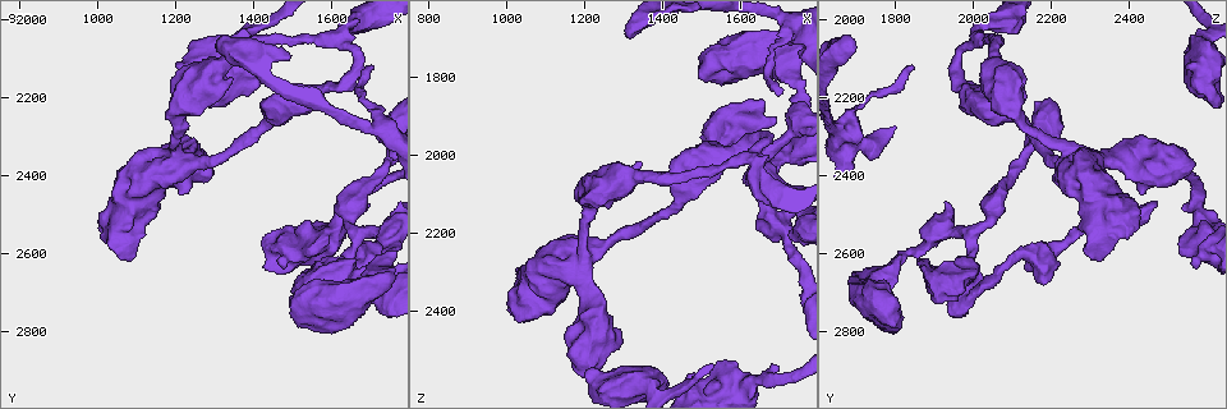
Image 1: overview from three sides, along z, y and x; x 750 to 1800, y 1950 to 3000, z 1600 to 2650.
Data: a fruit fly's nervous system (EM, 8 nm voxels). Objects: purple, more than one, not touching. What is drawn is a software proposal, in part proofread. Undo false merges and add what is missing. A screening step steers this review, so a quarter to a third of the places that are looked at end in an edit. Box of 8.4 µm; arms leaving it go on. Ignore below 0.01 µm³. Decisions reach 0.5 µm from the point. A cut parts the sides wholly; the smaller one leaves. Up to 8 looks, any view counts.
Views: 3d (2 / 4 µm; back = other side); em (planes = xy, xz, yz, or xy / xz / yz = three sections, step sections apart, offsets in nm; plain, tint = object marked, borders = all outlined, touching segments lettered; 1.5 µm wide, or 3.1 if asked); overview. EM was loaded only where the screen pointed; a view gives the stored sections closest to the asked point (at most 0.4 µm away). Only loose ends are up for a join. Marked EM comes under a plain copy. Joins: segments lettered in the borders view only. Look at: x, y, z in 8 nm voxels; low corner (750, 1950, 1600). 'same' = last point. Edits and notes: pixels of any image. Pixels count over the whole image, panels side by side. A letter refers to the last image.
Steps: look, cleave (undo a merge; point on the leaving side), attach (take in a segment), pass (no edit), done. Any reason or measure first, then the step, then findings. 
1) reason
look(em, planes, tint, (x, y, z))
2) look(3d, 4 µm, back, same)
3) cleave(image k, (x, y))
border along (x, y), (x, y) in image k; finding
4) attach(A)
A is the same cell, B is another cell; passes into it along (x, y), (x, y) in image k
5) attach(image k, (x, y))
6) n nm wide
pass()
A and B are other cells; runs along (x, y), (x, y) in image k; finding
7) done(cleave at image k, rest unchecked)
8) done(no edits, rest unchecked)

abrupt turn
look(em, planes, borders, (1055, 2510, 2365))

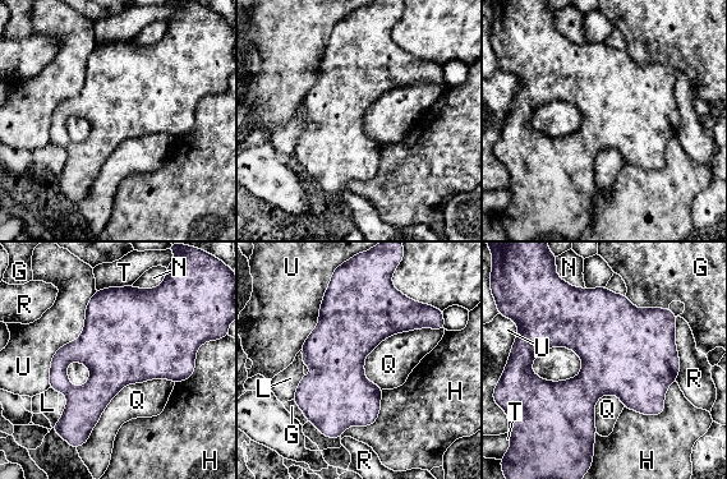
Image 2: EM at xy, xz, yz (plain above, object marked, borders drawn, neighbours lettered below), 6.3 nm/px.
pass()
G, H, L, N, Q, R, T and U are other cells; border along (174, 381), (127, 383), (78, 446) in image 2; one neuron here

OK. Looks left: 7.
sudden change in width
look(em, xy, step 4, tint, (1190, 2295, 2175))

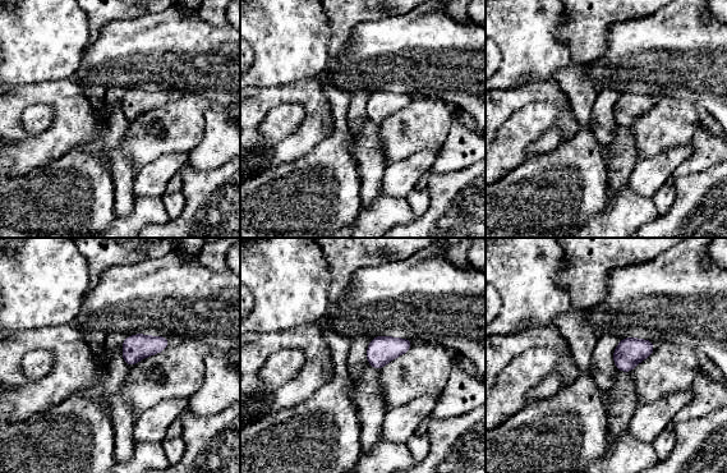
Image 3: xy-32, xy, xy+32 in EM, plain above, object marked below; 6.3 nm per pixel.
another direction
look(em, xz, step 4, borders, same)

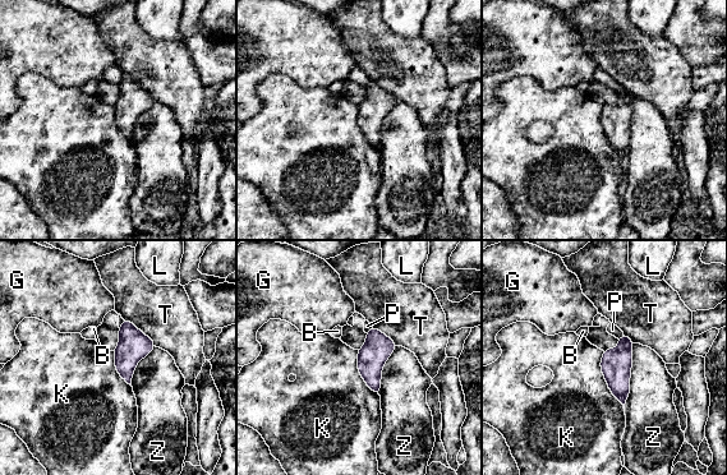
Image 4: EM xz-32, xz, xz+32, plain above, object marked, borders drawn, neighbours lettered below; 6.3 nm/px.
pass()
B, G, K, L, P, T and Z are other cells; border along (602, 351), (601, 370), (624, 409) in image 4; all the same neuron

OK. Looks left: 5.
branch stops here
look(em, yz, step 8, borders, (1705, 2125, 1840))

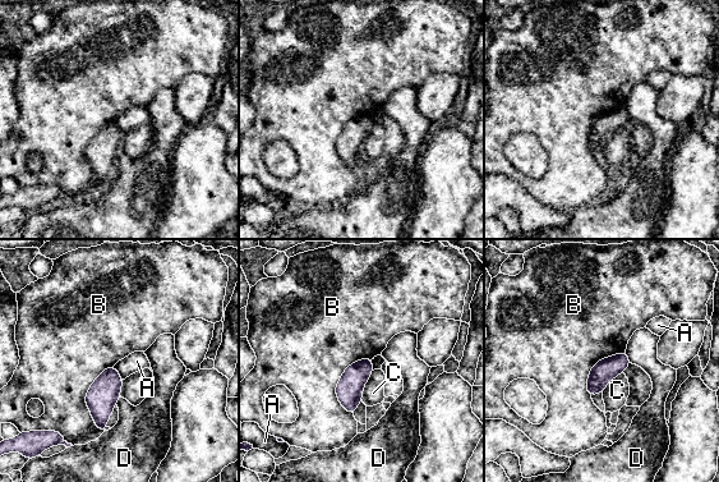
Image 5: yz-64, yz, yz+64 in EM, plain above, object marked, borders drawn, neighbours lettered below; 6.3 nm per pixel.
120 nm wide
pass()
A, B, C and D are other cells; border along (625, 352), (631, 362) in image 5; no lettered segment goes on from it

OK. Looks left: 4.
done(no edits, rest unchecked)

